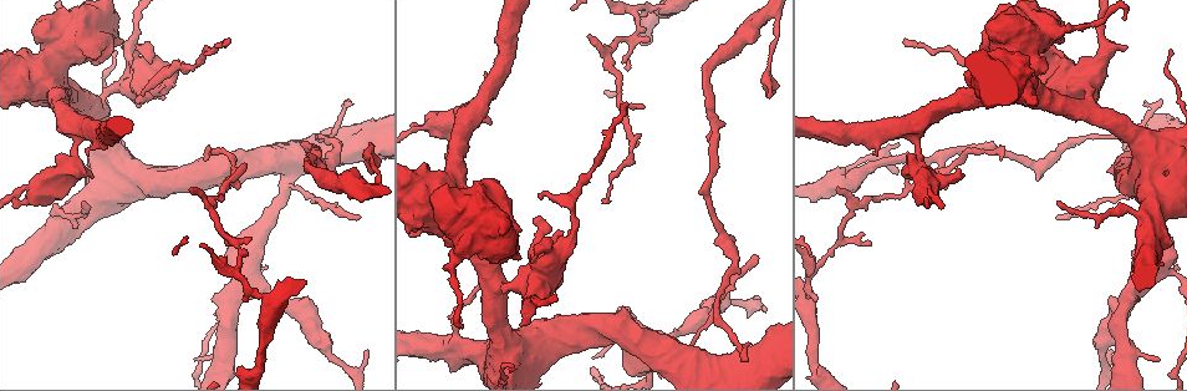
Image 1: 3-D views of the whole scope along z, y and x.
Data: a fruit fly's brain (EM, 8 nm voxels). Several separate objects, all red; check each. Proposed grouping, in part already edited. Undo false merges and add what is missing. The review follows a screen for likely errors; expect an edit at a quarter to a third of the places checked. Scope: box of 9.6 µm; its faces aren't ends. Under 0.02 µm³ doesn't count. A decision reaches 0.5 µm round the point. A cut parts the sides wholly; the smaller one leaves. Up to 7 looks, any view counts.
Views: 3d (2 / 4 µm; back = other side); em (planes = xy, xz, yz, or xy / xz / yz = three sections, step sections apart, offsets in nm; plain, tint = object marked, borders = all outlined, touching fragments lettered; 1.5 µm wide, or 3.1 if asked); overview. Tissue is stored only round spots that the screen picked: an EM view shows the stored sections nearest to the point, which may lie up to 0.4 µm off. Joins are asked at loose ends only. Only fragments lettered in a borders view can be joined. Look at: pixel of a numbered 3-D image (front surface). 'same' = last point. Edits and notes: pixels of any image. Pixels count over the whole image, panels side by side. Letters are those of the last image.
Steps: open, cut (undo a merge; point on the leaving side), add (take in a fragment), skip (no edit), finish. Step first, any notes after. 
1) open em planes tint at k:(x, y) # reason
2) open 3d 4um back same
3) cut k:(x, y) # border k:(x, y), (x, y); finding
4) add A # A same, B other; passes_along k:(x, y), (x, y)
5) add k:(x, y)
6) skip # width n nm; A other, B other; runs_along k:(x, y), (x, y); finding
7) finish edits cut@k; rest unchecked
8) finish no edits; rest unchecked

open 3d 4um at 1:(349, 99) # tapers out

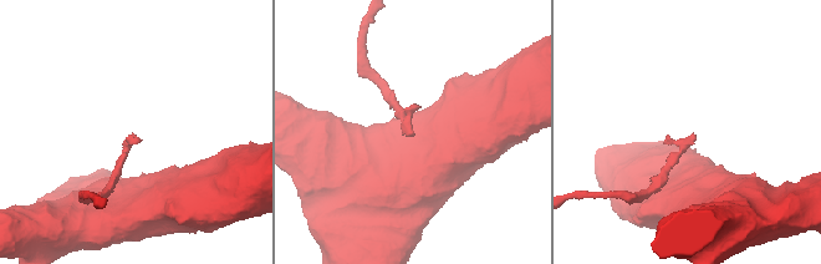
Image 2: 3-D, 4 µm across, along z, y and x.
open em yz step 8 tint at 2:(412, 134) # need the tissue

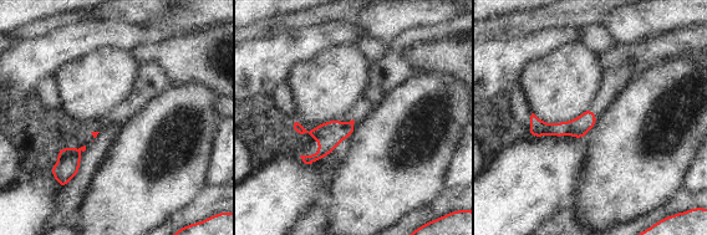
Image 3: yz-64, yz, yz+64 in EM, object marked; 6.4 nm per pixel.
open em yz step 8 borders same

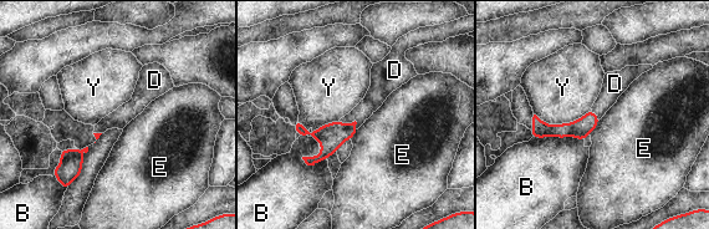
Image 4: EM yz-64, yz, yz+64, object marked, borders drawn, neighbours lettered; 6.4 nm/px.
add D # width 120 nm; B other, D same, E other, Y other; passes_along 4:(331, 136), (351, 123), (376, 95); it goes on there

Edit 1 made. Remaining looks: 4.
open overview

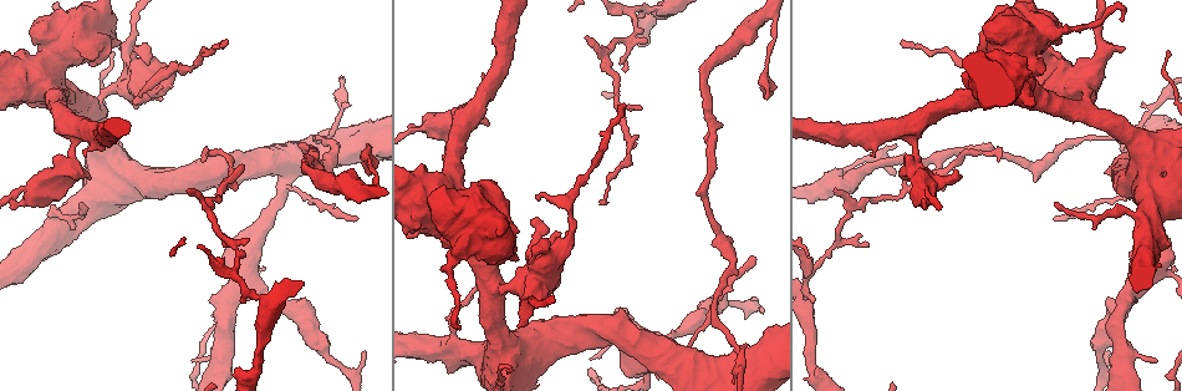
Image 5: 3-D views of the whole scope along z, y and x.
open em planes tint at 5:(1102, 360) # sharp bend

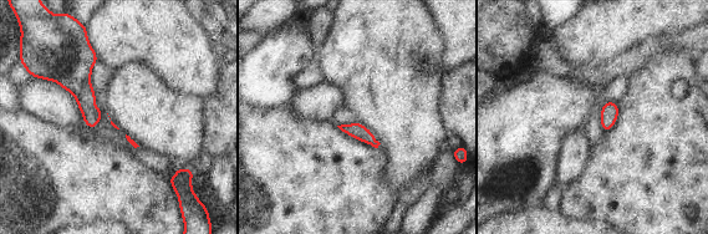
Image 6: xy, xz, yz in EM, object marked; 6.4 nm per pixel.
open em planes borders same

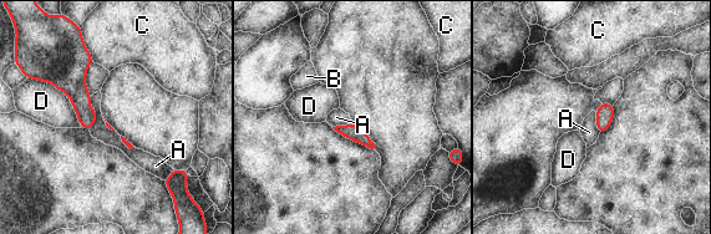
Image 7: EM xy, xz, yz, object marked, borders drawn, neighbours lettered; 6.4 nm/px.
skip # A other, B other, C other, D other; border 7:(91, 95), (91, 107), (113, 131); one cell here

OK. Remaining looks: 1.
open em planes borders at 5:(483, 73) # free end

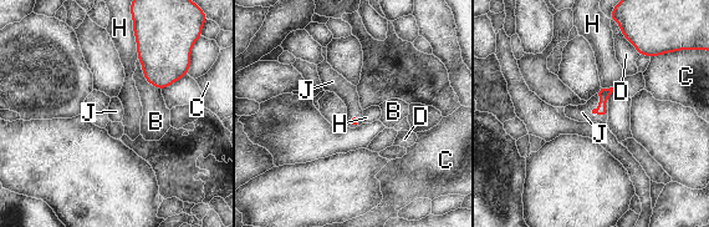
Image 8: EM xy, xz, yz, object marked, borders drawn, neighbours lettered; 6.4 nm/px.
add J # B other, C other, D other, H other, J same; passes_along 8:(603, 94), (593, 109), (582, 112); it goes on there

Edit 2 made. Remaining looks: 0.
finish edits add@4, add@8; rest unchecked

